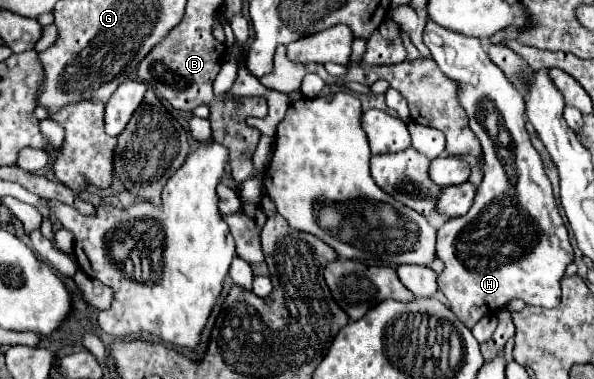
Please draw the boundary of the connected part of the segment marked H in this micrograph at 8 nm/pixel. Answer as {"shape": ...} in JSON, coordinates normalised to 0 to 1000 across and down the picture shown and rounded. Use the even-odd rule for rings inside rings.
{"shape":[[[719,50],[712,108],[739,182],[776,219],[773,272],[786,293],[796,351],[813,377],[816,414],[816,467],[803,493],[793,551],[779,573],[756,578],[736,609],[736,678],[749,694],[739,763],[786,868],[796,868],[806,842],[847,815],[864,789],[880,789],[887,805],[934,810],[941,799],[941,741],[965,689],[965,652],[914,425],[884,340],[880,251],[823,156],[806,103],[769,92]],[[864,631],[894,636],[891,657],[867,683]]]}

